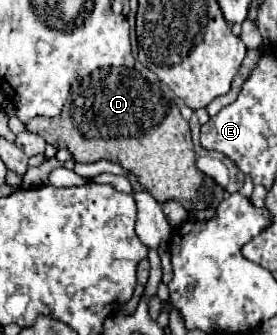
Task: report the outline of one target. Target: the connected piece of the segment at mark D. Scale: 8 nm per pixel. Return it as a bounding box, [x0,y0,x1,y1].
[27,67,225,211]

